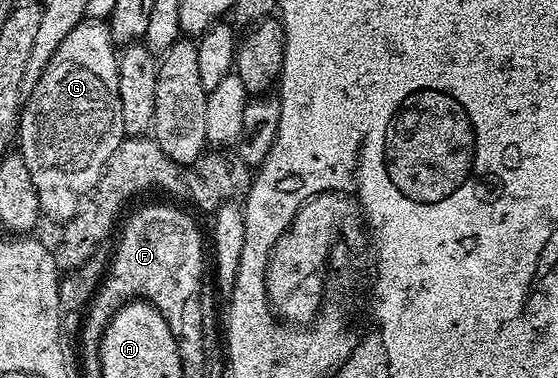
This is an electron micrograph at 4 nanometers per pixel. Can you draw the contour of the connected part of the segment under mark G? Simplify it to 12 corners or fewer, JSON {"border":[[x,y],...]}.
{"border":[[84,20],[19,111],[40,213],[79,210],[126,137],[116,43]]}

